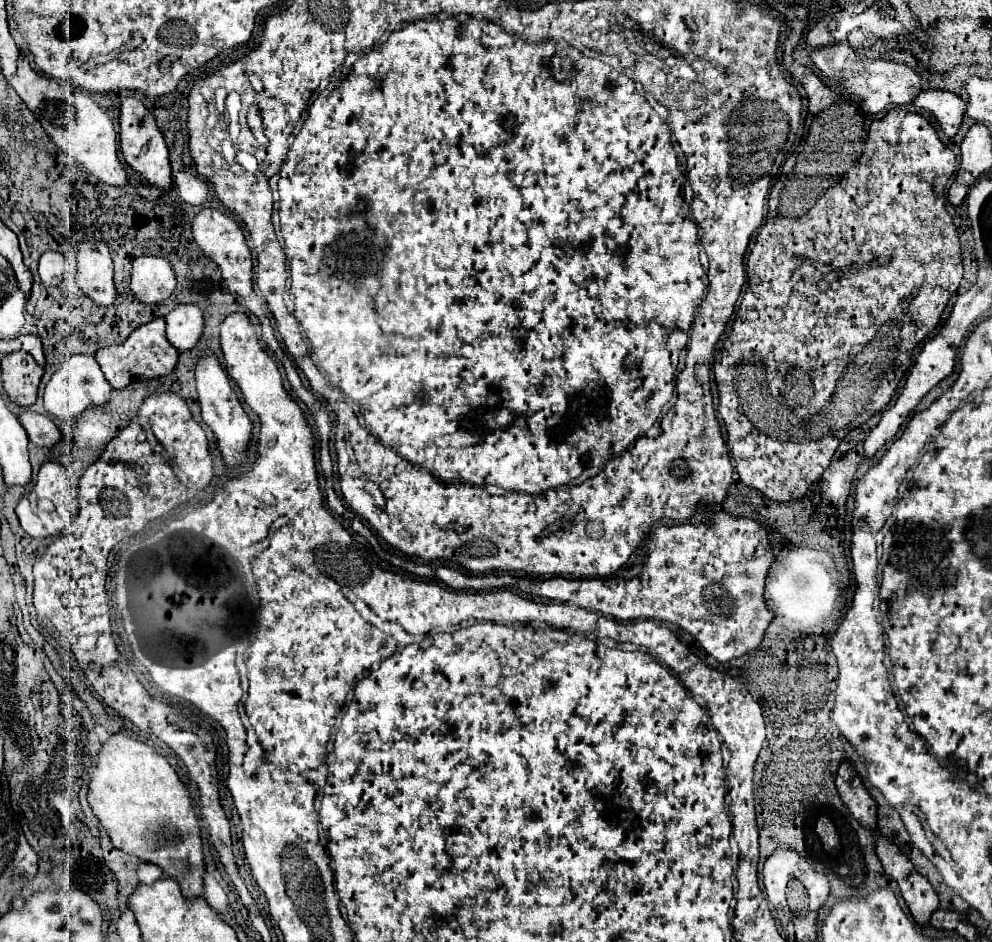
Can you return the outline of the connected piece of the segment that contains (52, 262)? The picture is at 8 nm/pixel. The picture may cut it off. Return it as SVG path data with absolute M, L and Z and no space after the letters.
M46 251L40 257L38 273L46 287L56 287L64 277L64 255L58 251Z

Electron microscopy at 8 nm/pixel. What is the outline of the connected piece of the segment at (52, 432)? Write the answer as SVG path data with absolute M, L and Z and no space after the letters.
M24 411L20 415L20 423L24 425L30 443L36 447L52 447L60 441L60 429L56 427L50 415Z

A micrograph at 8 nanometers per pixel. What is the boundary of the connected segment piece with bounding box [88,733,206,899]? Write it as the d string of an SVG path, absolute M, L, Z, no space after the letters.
M122 733L112 735L102 745L90 781L88 803L108 831L110 841L114 841L114 847L122 847L122 851L136 855L140 861L158 865L168 877L178 881L186 899L204 897L206 865L200 825L184 783L162 755Z

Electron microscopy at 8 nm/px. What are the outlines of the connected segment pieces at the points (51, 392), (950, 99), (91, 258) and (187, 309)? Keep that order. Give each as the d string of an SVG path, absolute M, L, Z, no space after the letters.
M70 355L70 357L66 357L62 367L48 381L48 385L44 389L44 407L50 415L54 415L62 421L68 421L68 419L76 417L78 413L82 413L90 405L106 403L110 399L110 391L112 391L112 387L106 381L104 373L102 373L102 369L94 357Z
M934 89L922 91L914 99L914 105L930 111L948 137L956 135L966 113L966 103L958 95L948 93L948 91L934 91Z
M80 243L76 253L76 283L100 307L114 305L118 291L114 287L112 257L104 243Z
M176 305L166 315L166 333L168 341L178 349L186 351L196 345L196 341L202 335L202 309L198 305Z

